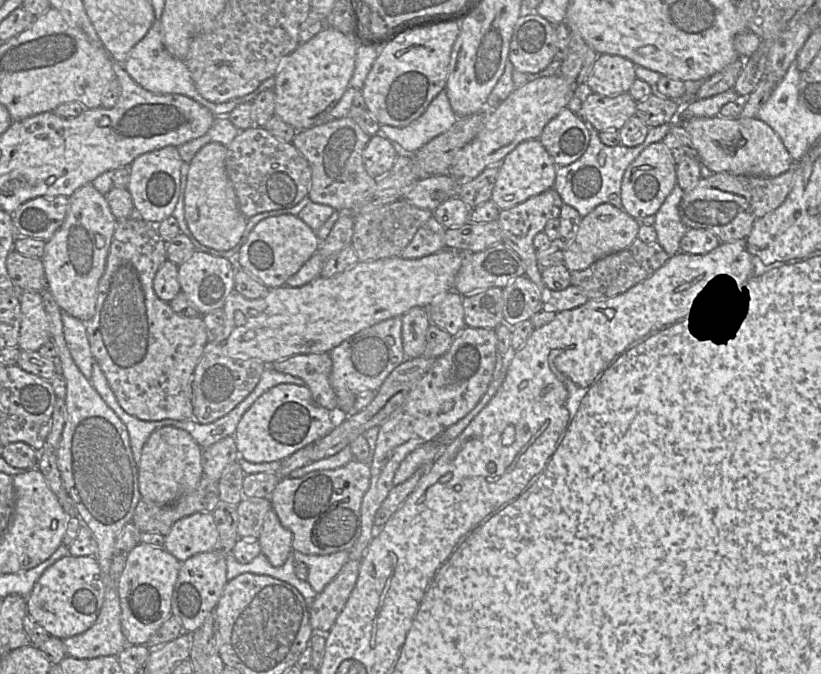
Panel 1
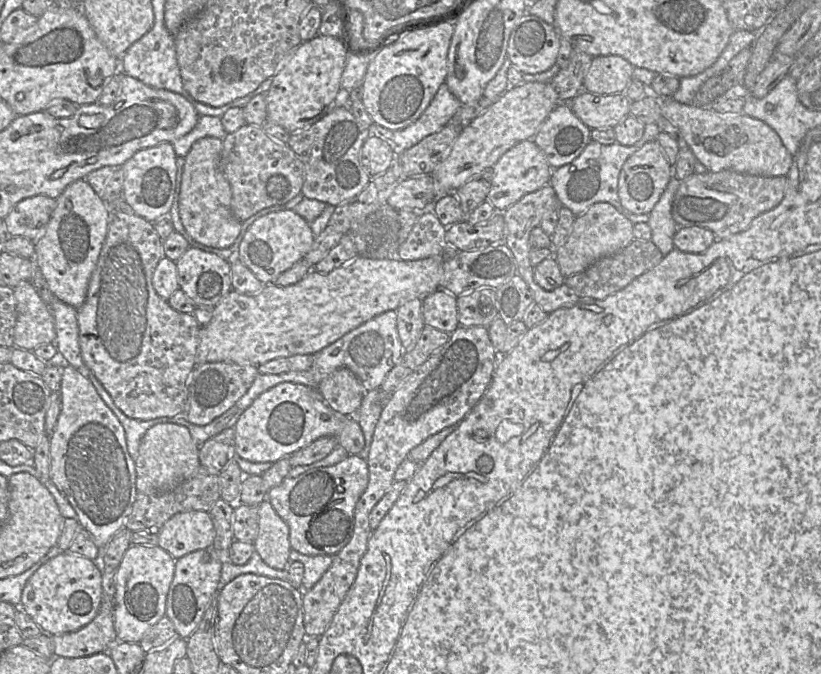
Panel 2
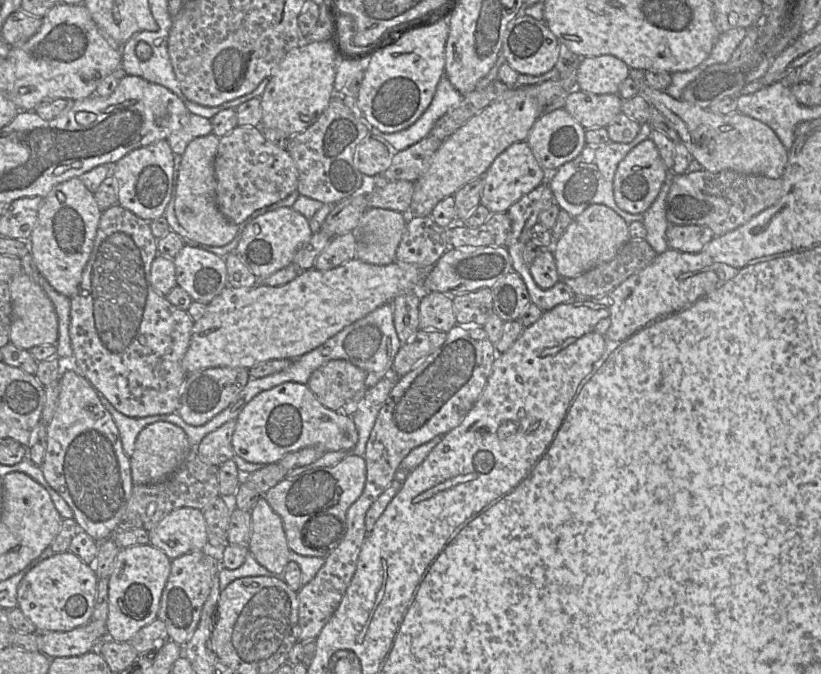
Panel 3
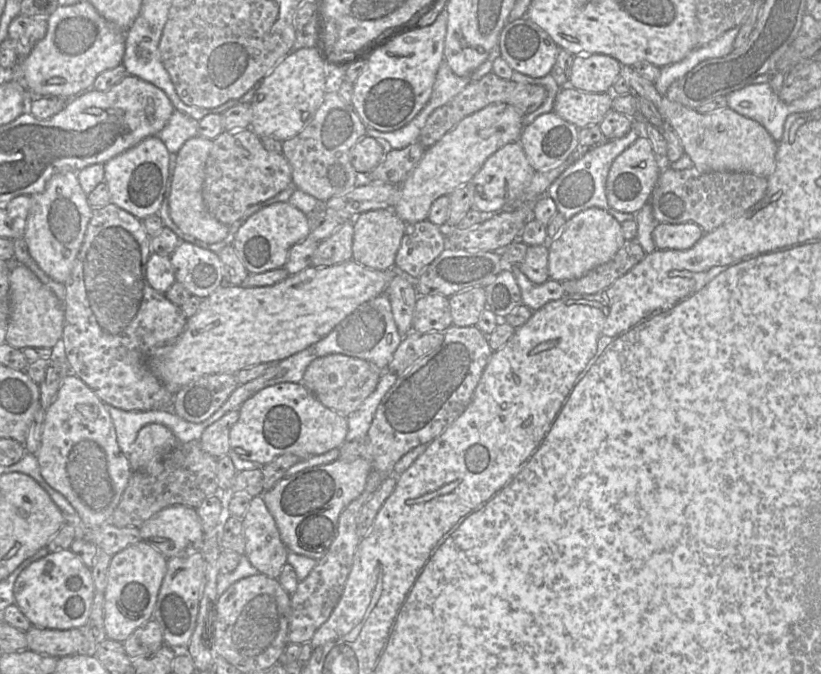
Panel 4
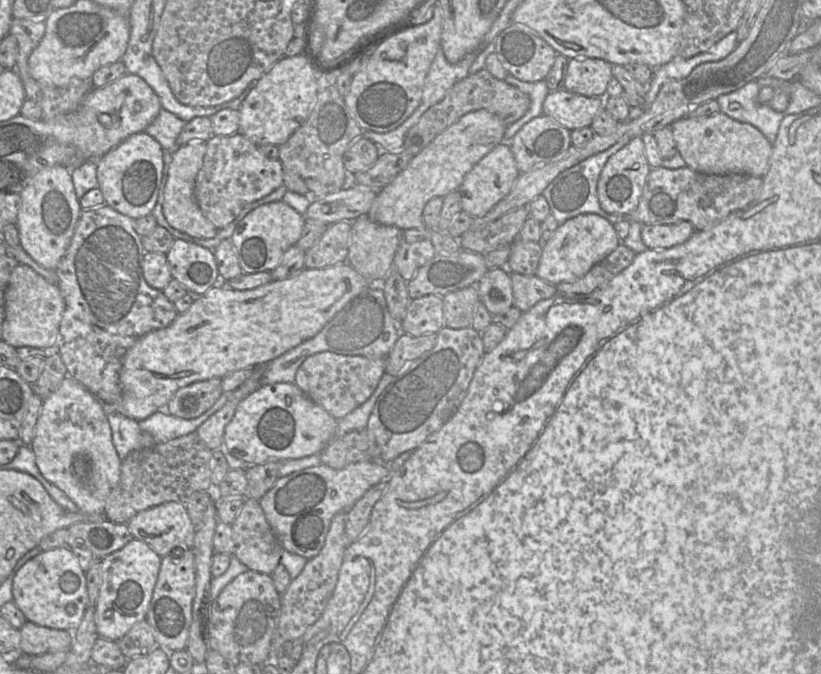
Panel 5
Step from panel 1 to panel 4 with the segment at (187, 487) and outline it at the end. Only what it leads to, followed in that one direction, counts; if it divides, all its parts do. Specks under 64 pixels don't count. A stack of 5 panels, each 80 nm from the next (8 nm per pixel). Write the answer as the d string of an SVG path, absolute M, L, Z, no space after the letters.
M151 423L142 427L128 456L133 471L157 476L163 471L164 457L178 441L172 431L162 424Z

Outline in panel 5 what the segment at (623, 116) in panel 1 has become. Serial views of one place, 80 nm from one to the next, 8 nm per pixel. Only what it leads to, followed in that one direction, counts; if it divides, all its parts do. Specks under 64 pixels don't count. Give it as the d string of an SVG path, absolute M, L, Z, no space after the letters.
M563 88L548 93L542 111L561 126L574 131L591 125L594 117L603 108L604 98L587 97Z

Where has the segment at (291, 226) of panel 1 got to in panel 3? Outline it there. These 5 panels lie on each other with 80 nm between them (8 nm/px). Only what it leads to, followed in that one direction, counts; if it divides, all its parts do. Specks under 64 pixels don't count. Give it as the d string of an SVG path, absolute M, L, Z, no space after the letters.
M282 207L253 219L244 229L235 252L258 280L293 263L296 253L312 237L312 231L302 214L292 207Z

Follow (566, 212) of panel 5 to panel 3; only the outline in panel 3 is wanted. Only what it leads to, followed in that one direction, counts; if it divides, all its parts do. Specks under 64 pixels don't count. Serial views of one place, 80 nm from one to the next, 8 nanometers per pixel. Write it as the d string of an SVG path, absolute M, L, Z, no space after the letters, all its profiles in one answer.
M649 123L641 124L637 136L629 143L609 141L607 143L586 144L576 158L548 174L546 181L543 182L550 186L555 203L560 209L567 211L572 218L592 204L603 204L614 210L628 224L634 221L642 222L644 213L631 214L617 206L614 200L613 180L620 161L640 142L649 138L652 128Z

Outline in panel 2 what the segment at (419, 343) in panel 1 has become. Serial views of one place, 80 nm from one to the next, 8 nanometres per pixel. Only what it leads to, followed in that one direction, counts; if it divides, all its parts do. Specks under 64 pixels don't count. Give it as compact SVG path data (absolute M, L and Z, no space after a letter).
M415 298L403 303L396 310L397 331L403 352L414 349L425 323L422 313L422 300Z

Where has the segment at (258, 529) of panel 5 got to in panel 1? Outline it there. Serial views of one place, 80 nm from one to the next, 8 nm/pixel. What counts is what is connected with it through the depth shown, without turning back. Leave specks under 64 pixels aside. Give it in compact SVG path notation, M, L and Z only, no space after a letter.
M273 508L265 515L258 537L261 552L273 566L282 566L292 553L292 533L285 528Z

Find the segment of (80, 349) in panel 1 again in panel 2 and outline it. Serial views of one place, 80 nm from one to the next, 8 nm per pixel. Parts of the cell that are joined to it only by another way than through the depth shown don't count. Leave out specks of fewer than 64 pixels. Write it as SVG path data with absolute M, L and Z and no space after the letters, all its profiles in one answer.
M54 299L50 305L54 318L56 337L54 344L57 351L74 368L85 365L79 346L79 327L77 321L77 309Z

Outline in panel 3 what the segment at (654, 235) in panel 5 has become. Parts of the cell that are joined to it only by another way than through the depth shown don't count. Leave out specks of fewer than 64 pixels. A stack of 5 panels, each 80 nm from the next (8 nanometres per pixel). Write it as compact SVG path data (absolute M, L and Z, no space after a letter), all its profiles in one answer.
M669 225L666 230L668 247L686 253L697 253L707 245L715 235L707 226Z

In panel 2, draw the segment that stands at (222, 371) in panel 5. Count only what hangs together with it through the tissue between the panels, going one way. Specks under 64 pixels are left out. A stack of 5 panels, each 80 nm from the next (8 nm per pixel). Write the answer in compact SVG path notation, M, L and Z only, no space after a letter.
M358 255L327 274L312 269L302 280L289 286L264 284L255 294L230 290L214 306L209 324L200 329L196 366L211 362L259 366L276 358L313 355L372 318L396 310L409 300L424 299L440 289L444 260L445 256L403 261L398 257L377 259Z

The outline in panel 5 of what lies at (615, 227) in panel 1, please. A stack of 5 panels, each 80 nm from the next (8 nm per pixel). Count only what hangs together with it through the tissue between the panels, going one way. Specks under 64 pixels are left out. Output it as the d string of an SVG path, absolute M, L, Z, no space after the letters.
M594 213L577 215L559 225L553 235L542 242L542 255L535 276L555 286L574 281L611 254L620 243L614 225L607 219Z

